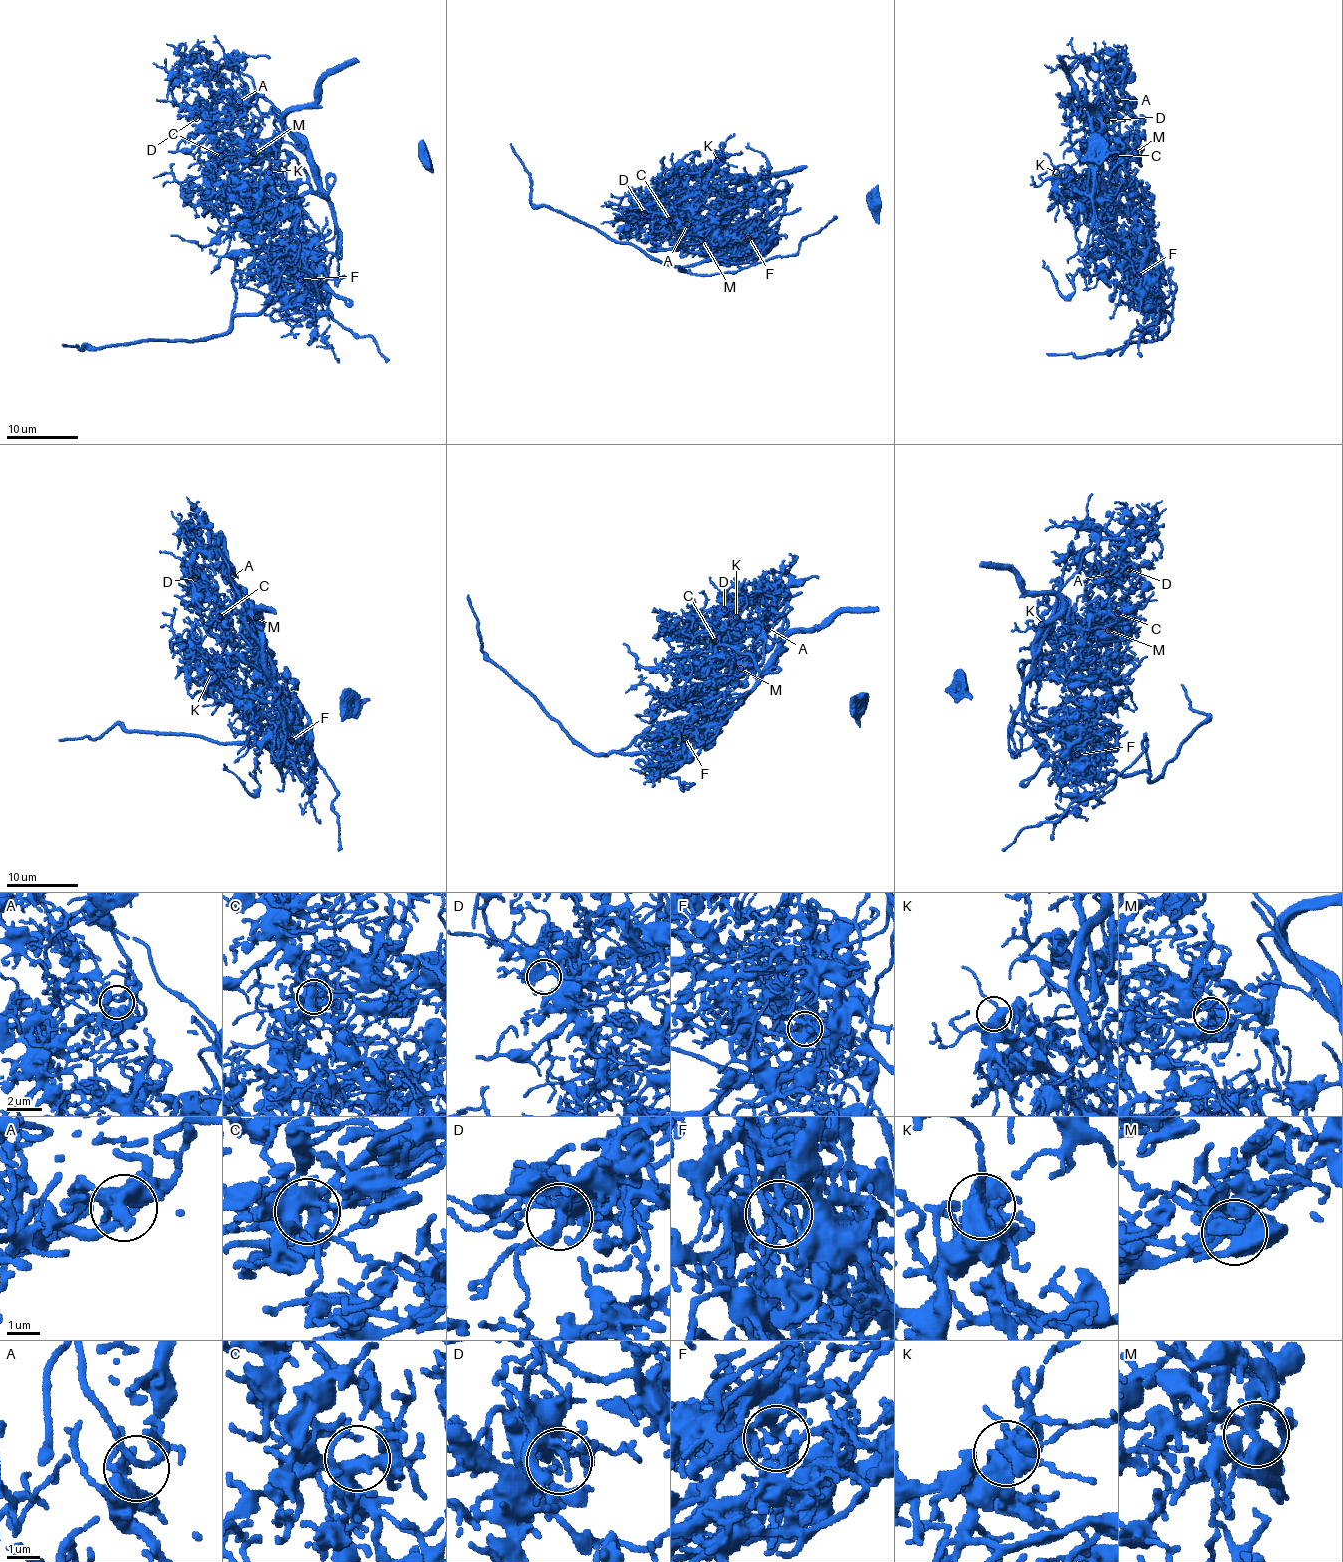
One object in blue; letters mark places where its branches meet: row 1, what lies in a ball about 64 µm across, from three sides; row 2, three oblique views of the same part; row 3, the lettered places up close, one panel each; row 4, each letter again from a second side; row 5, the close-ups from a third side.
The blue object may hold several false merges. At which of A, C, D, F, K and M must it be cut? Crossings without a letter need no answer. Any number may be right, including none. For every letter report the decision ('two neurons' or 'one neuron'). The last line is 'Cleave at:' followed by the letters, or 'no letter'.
A: one neuron
C: one neuron
D: one neuron
F: two neurons
K: one neuron
M: one neuron
Cleave at: F

